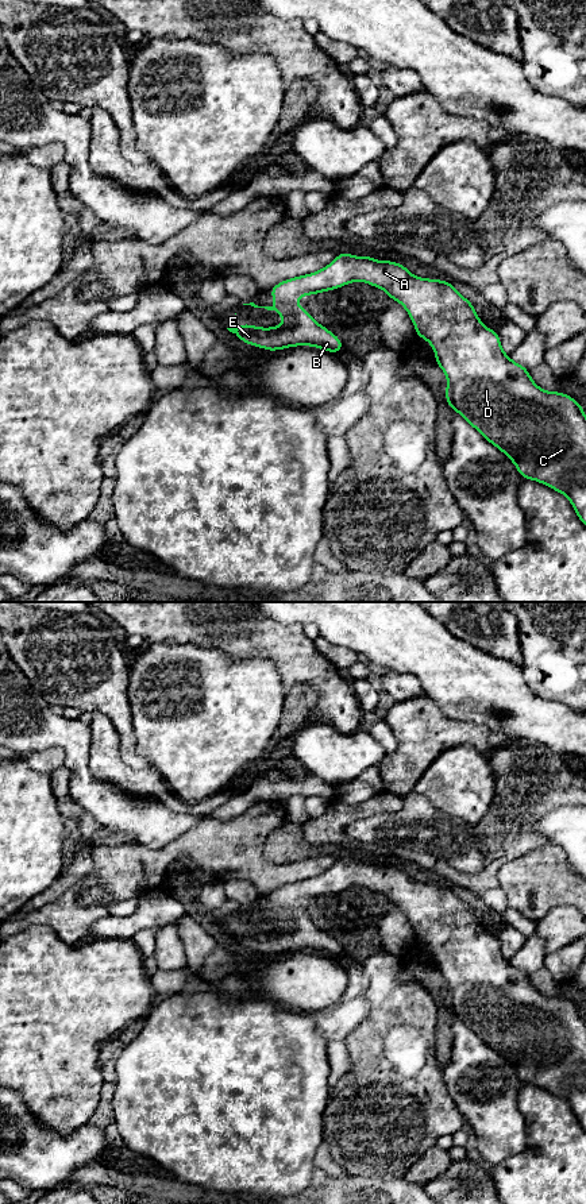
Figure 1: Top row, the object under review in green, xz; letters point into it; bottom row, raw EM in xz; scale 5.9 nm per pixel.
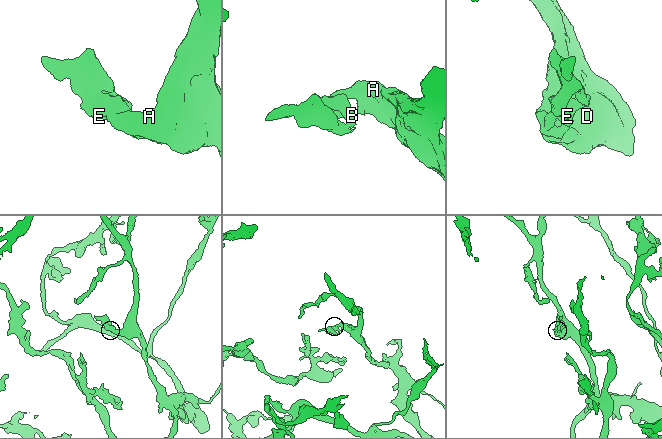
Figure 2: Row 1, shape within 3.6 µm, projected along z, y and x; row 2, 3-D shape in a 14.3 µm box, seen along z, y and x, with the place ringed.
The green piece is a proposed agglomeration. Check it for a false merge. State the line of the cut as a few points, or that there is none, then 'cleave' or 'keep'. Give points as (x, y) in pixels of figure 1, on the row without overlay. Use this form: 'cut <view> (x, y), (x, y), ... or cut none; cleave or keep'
cut none; keep

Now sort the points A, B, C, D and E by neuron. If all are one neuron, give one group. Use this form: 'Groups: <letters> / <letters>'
Groups: A B C D E

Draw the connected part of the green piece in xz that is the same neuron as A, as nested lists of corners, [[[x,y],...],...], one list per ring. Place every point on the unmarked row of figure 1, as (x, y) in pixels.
[[[346,856],[319,876],[274,890],[269,895],[275,906],[274,911],[243,908],[275,915],[284,923],[281,931],[261,933],[242,927],[238,933],[227,934],[246,949],[267,956],[311,950],[339,958],[343,946],[302,911],[292,907],[355,885],[383,894],[388,903],[398,906],[409,918],[416,941],[432,950],[436,969],[447,981],[446,1008],[502,1056],[524,1084],[540,1087],[564,1099],[586,1131],[586,1020],[582,1010],[568,999],[540,993],[529,975],[502,956],[498,937],[485,931],[474,910],[447,885],[415,881],[398,867],[375,865],[369,858],[358,863]]]

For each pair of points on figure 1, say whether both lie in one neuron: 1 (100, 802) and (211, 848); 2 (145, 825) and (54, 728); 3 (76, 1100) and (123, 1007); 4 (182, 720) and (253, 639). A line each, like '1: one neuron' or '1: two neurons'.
1: two neurons
2: one neuron
3: one neuron
4: two neurons

